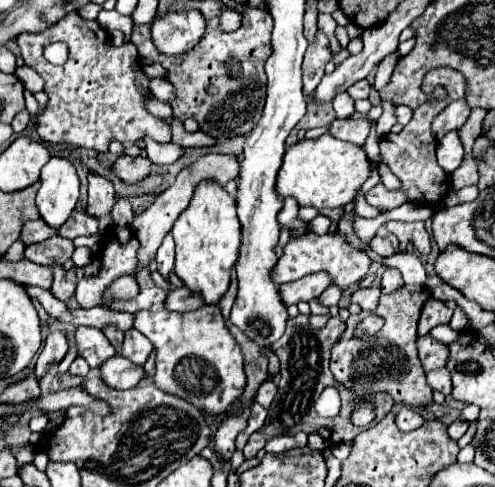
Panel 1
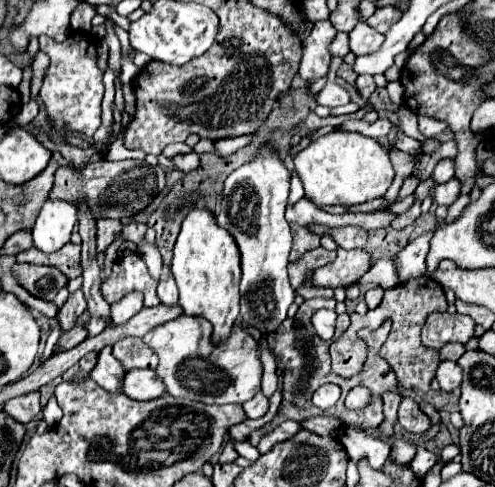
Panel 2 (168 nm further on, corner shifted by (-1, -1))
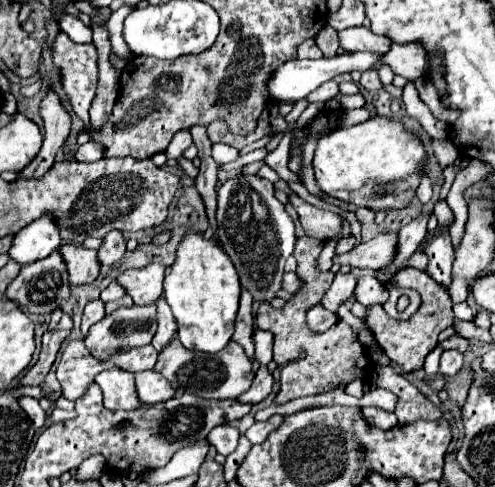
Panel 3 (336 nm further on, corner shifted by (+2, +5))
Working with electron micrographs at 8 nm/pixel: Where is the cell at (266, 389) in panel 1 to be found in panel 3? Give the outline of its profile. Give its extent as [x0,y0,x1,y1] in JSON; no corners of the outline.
[253,328,273,366]

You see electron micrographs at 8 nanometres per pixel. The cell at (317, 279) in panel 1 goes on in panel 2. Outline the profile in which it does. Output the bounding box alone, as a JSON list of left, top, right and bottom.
[312,246,370,290]

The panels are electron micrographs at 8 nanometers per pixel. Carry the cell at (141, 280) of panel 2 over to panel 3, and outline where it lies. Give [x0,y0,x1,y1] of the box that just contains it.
[117,264,165,306]

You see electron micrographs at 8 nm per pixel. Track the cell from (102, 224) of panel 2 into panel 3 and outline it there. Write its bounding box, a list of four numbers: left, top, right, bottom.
[99,232,127,266]

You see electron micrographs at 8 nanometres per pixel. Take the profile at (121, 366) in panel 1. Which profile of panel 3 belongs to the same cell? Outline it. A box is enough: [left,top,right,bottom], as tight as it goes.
[135,370,175,404]

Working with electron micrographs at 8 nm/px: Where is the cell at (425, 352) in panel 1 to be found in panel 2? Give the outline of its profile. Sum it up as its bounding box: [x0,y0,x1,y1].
[440,342,464,360]

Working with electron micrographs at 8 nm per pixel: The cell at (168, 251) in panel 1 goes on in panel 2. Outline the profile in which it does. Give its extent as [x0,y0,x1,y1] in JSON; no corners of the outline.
[158,274,178,306]

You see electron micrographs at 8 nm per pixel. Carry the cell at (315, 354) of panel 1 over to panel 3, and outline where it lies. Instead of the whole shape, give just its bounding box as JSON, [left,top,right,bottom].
[257,204,371,404]

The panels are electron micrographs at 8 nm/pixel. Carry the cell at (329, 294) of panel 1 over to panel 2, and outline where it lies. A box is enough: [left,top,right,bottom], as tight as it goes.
[355,258,398,288]

